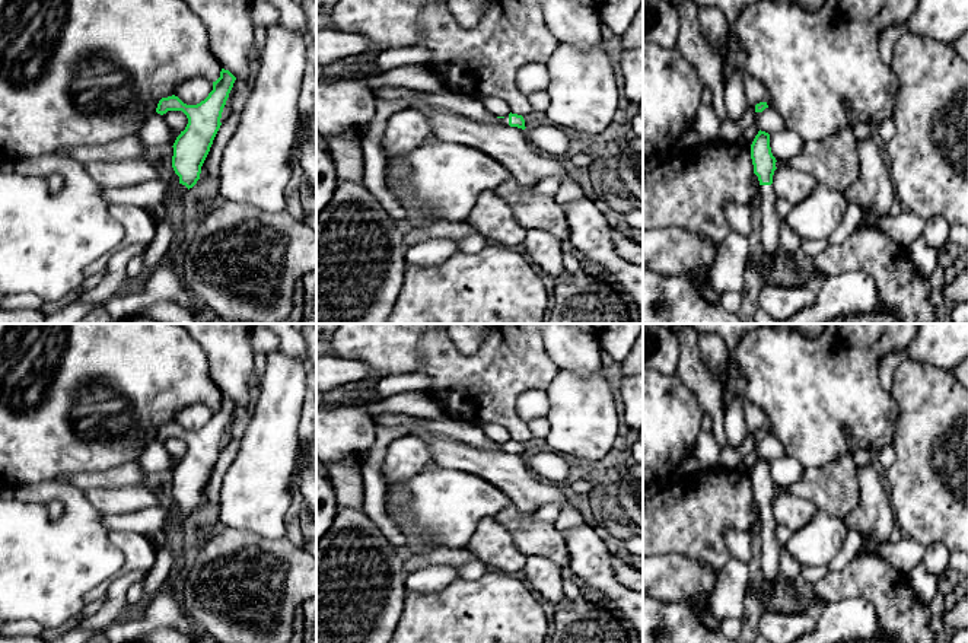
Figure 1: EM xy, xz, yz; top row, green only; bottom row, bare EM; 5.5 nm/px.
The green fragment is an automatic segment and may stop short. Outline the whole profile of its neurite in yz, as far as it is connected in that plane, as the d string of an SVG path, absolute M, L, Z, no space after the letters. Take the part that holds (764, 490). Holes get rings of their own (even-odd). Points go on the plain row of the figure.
M758 458L751 471L751 486L754 500L758 503L758 522L761 523L761 567L762 577L768 582L776 580L780 574L780 550L781 545L776 539L777 522L773 516L773 502L776 494L776 484L770 474L770 461Z

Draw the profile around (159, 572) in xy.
M166 535L166 541L163 547L157 550L156 561L146 577L143 598L137 604L133 605L131 615L128 618L115 620L109 626L125 624L125 623L131 623L137 620L140 608L149 605L153 593L168 579L171 569L172 569L172 545Z

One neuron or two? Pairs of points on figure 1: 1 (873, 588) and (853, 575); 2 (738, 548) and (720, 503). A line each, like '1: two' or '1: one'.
1: one
2: two

